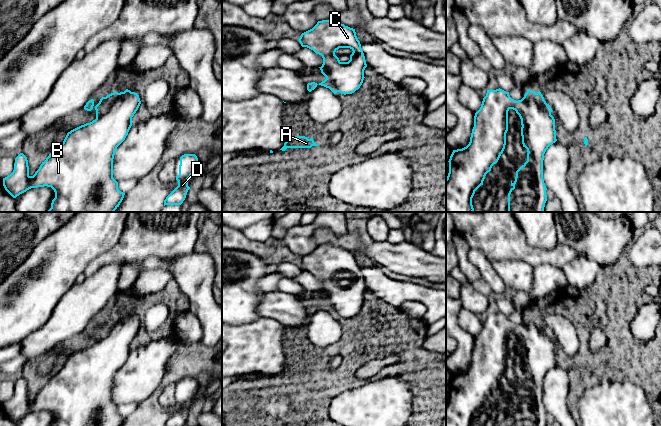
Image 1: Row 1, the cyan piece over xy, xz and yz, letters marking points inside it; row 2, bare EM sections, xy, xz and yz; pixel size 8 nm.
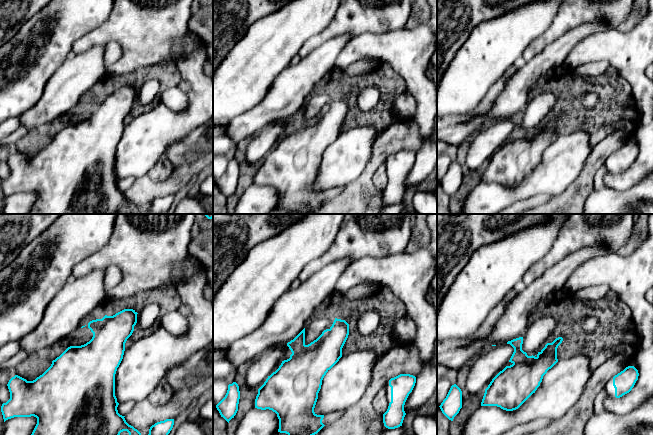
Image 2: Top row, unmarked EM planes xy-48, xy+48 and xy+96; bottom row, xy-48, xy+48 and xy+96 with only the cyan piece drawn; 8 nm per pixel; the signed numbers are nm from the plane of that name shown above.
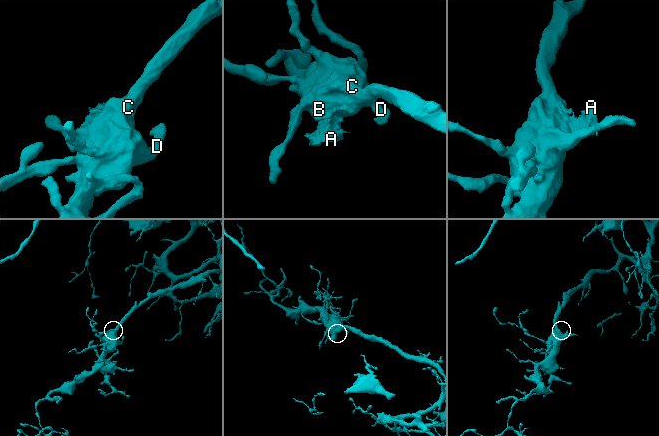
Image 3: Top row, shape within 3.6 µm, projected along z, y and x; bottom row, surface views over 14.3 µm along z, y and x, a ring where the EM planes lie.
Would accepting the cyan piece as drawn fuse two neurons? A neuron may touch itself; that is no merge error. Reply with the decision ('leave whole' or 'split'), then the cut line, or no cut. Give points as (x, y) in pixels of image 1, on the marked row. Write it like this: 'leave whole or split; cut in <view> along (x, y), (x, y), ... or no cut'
split; cut in xy along (115, 92), (115, 98), (111, 106), (96, 118)

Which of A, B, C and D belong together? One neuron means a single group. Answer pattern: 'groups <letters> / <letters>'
groups A / B C D

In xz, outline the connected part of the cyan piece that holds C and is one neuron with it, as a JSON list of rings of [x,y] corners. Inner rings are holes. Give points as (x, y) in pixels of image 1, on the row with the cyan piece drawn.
[[[322,20],[302,33],[299,42],[302,47],[322,56],[321,73],[334,83],[338,92],[352,94],[360,88],[367,64],[355,29],[332,20]],[[339,48],[353,51],[348,62],[341,62],[335,55]]]

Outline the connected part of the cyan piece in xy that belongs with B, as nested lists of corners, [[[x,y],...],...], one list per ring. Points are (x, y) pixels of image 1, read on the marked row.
[[[128,89],[115,92],[110,109],[92,122],[68,132],[63,143],[49,154],[33,176],[29,175],[27,157],[20,153],[15,158],[13,172],[3,178],[5,190],[16,198],[31,188],[51,187],[55,198],[48,212],[114,212],[125,193],[118,189],[118,182],[113,178],[113,159],[117,147],[128,135],[132,117],[140,104],[135,92]]]

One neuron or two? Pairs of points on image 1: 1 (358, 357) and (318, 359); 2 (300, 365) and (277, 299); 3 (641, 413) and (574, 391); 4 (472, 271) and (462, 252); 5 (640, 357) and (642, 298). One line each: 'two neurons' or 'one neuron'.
1: one neuron
2: two neurons
3: two neurons
4: one neuron
5: one neuron

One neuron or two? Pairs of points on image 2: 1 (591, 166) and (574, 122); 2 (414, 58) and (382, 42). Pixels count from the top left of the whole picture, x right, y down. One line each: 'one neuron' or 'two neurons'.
1: two neurons
2: one neuron

